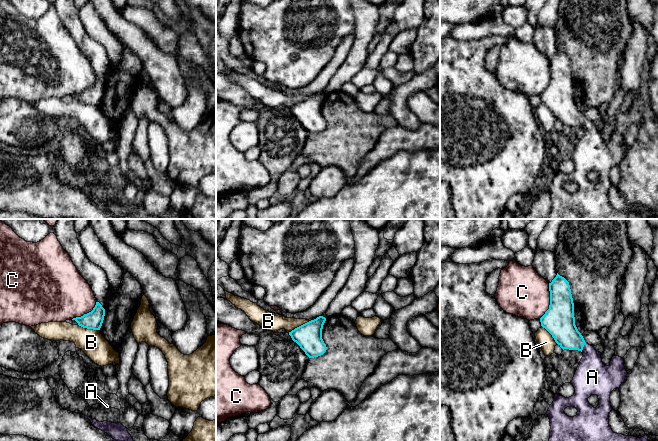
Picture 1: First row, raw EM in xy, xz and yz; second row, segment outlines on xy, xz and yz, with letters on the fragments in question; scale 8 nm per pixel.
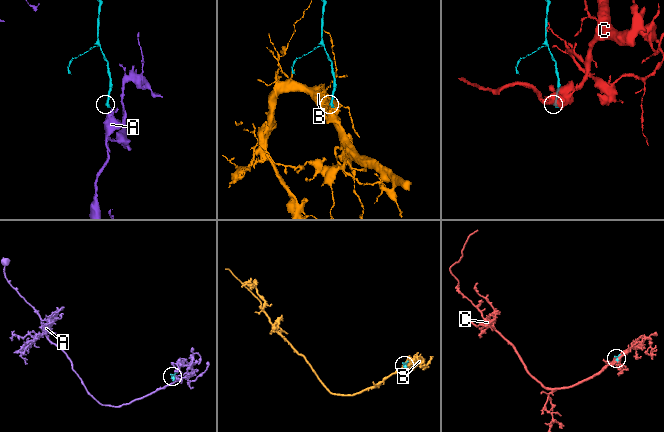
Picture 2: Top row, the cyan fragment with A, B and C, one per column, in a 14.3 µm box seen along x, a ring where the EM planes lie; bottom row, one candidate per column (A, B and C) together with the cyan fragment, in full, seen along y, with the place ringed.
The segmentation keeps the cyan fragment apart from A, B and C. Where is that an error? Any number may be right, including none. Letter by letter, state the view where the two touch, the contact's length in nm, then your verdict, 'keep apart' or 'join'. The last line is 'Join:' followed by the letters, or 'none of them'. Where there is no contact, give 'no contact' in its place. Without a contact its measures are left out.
A: contact in yz; length 90 nm; join
B: contact in xz; length 260 nm; keep apart
C: contact in yz; length 300 nm; keep apart
Join: A

